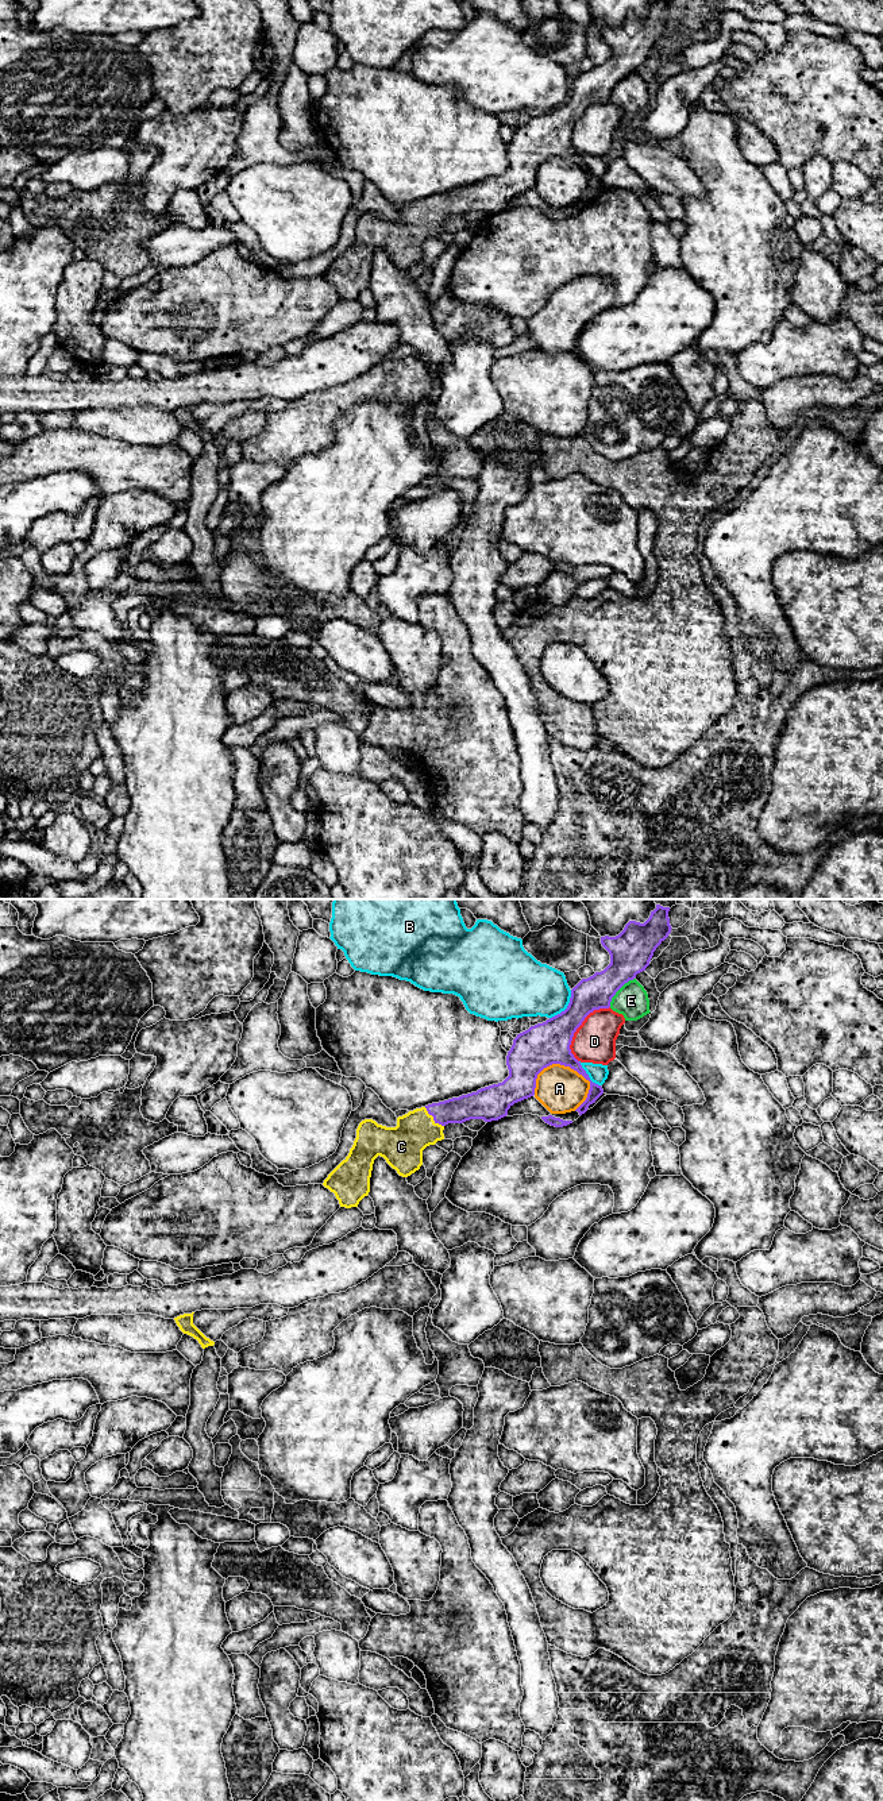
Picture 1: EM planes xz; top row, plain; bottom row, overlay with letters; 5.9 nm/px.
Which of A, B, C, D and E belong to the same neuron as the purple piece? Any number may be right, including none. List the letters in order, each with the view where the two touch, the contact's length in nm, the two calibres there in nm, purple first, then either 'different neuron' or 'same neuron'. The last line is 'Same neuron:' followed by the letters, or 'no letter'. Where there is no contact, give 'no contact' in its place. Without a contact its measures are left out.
A: meets purple in xz; contact 360 nm long; 260 nm thick on the purple side, 280 nm on the other; different neuron
B: meets purple in xz; contact 220 nm long; 260 nm thick on the purple side, 320 nm on the other; different neuron
C: meets purple in xz; contact 170 nm long; 160 nm thick on the purple side, 240 nm on the other; same neuron
D: meets purple in xz; contact 380 nm long; 260 nm thick on the purple side, 260 nm on the other; different neuron
E: meets purple in xz; contact 220 nm long; 260 nm thick on the purple side, 200 nm on the other; different neuron
Same neuron: C

